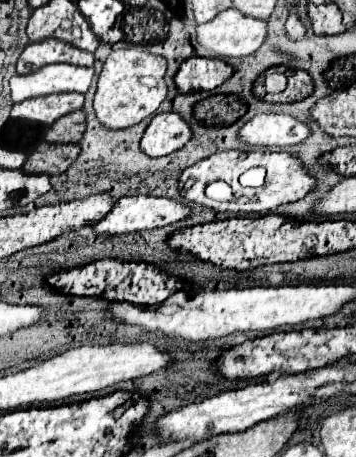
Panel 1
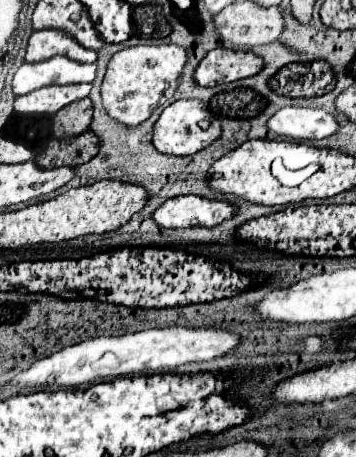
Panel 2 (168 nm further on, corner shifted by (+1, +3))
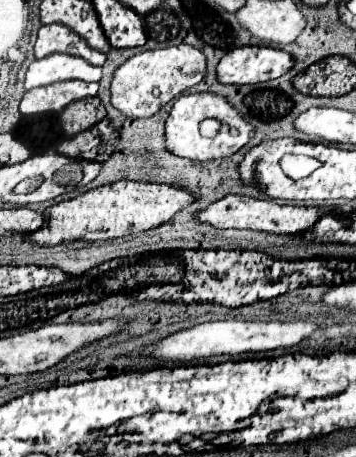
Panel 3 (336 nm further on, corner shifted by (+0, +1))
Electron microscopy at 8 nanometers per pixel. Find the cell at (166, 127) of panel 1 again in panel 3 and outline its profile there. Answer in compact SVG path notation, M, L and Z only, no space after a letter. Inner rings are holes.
M193 93L193 95L183 95L175 101L165 123L165 135L167 135L167 149L171 153L175 153L177 147L179 157L193 161L211 161L211 159L231 157L233 153L237 153L243 145L247 145L253 139L255 127L247 123L225 97L219 97L215 93ZM203 119L217 119L221 123L215 137L207 139L199 133L199 123Z

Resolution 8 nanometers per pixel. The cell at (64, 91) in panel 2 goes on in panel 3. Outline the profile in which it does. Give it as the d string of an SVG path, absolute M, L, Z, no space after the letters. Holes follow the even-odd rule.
M79 79L59 81L59 83L45 85L45 87L29 89L25 91L23 101L21 101L21 113L37 115L37 113L61 111L73 101L97 95L97 89L99 89L99 83L87 83Z

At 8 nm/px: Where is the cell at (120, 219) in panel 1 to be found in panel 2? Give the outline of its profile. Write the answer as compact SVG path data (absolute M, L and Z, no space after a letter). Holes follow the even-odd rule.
M182 195L164 201L152 213L152 221L160 227L212 227L234 215L234 211L236 207L222 201L210 201L196 195Z

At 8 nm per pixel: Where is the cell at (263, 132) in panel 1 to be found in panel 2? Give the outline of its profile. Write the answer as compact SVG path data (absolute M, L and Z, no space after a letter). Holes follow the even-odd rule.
M284 107L276 111L268 119L266 127L276 135L294 141L322 139L338 129L330 113L320 109L302 109L302 107Z

